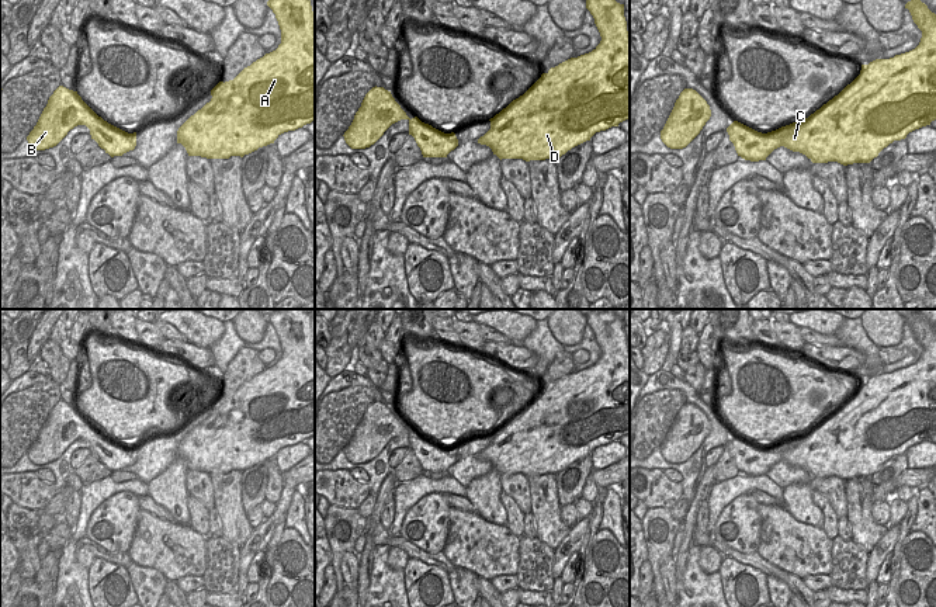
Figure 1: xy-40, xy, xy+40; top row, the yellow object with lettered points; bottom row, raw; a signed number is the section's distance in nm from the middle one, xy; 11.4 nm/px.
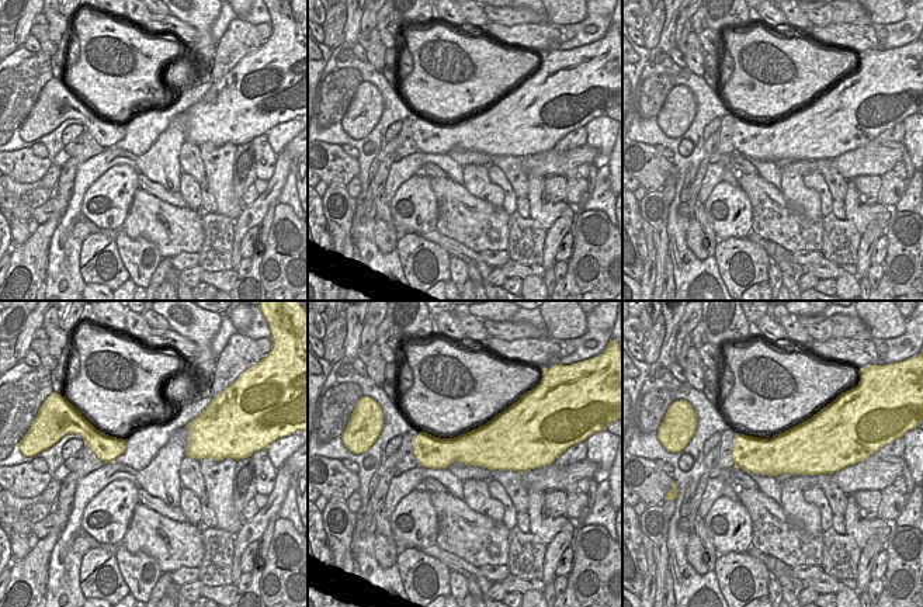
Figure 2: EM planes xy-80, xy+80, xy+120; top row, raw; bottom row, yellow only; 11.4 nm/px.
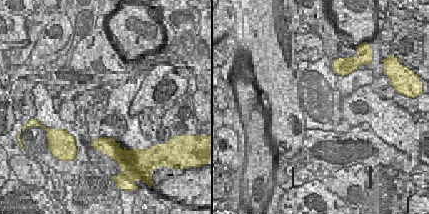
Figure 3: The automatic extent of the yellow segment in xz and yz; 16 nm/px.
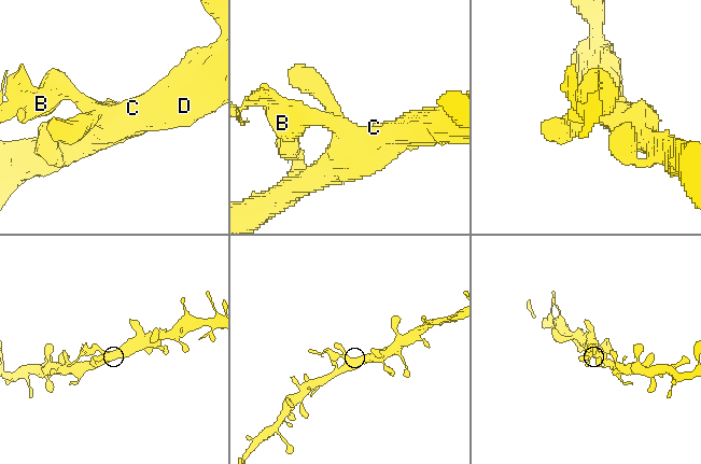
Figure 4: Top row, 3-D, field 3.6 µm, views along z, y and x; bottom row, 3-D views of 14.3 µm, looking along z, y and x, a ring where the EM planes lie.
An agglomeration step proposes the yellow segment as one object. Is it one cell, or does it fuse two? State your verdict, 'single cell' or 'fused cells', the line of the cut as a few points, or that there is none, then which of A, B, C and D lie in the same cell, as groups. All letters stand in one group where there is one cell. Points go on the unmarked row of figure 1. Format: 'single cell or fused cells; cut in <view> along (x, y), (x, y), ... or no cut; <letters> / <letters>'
fused cells; cut in xy-40 along (107, 437), (106, 453), (99, 460); A C D / B

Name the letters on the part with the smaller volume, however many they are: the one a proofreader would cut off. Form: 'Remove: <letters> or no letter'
Remove: B

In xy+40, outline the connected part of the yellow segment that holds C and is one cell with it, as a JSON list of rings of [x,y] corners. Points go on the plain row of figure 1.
[[[919,312],[908,316],[905,323],[922,346],[915,364],[862,379],[860,389],[850,399],[804,436],[767,448],[739,437],[732,454],[738,471],[750,476],[766,475],[774,464],[784,461],[805,469],[812,478],[870,478],[894,455],[930,440],[936,434],[936,329]]]

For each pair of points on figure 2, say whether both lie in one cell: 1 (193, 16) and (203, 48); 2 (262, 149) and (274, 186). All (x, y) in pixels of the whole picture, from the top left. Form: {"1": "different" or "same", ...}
{"1": "same", "2": "different"}

